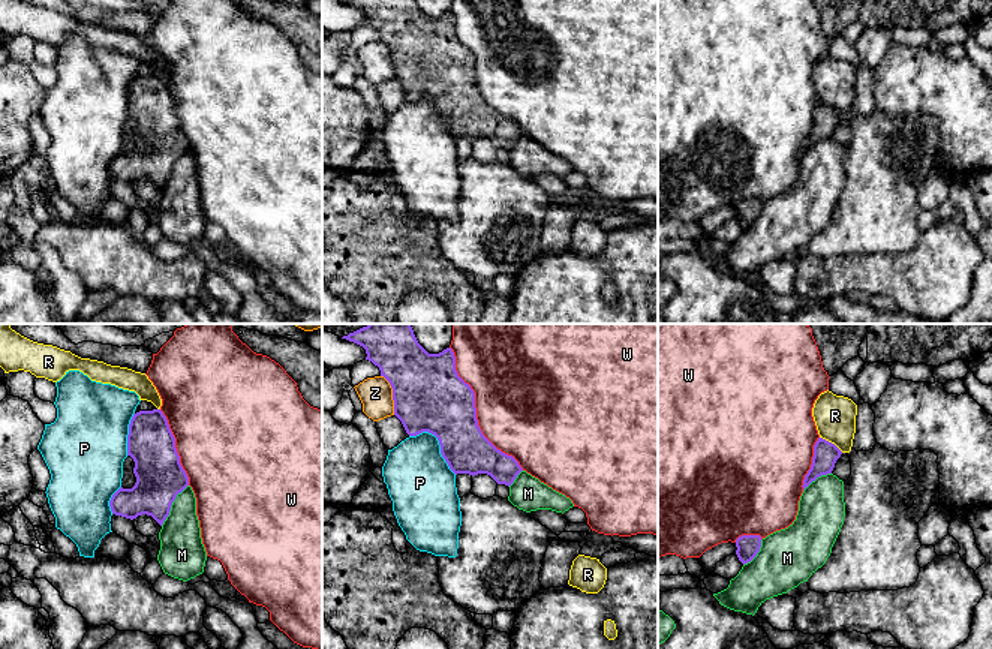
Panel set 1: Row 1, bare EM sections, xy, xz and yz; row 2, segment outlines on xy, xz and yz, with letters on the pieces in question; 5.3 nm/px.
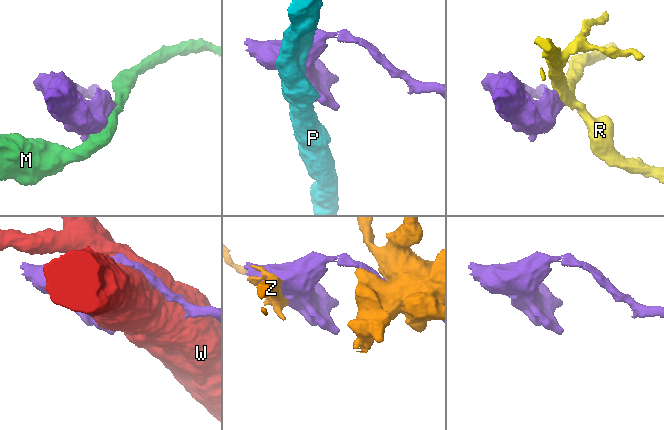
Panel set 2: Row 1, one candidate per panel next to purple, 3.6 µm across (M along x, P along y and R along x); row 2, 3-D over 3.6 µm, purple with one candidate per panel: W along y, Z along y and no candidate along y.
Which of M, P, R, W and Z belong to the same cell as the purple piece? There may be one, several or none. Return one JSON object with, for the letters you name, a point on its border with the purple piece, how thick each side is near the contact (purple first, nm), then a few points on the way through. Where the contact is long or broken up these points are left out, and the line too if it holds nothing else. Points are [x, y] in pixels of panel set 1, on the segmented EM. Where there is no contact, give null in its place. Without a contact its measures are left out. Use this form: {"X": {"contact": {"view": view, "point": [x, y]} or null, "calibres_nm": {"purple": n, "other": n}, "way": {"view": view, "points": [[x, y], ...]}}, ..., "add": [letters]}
{"add": []}

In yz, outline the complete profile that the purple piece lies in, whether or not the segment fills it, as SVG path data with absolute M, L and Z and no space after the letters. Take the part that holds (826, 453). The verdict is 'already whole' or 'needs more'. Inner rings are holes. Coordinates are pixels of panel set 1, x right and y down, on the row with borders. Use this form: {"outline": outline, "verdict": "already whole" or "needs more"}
{"outline": "M818 438L814 445L812 465L803 480L803 490L821 475L832 474L836 460L841 457L842 451L832 442Z", "verdict": "already whole"}

